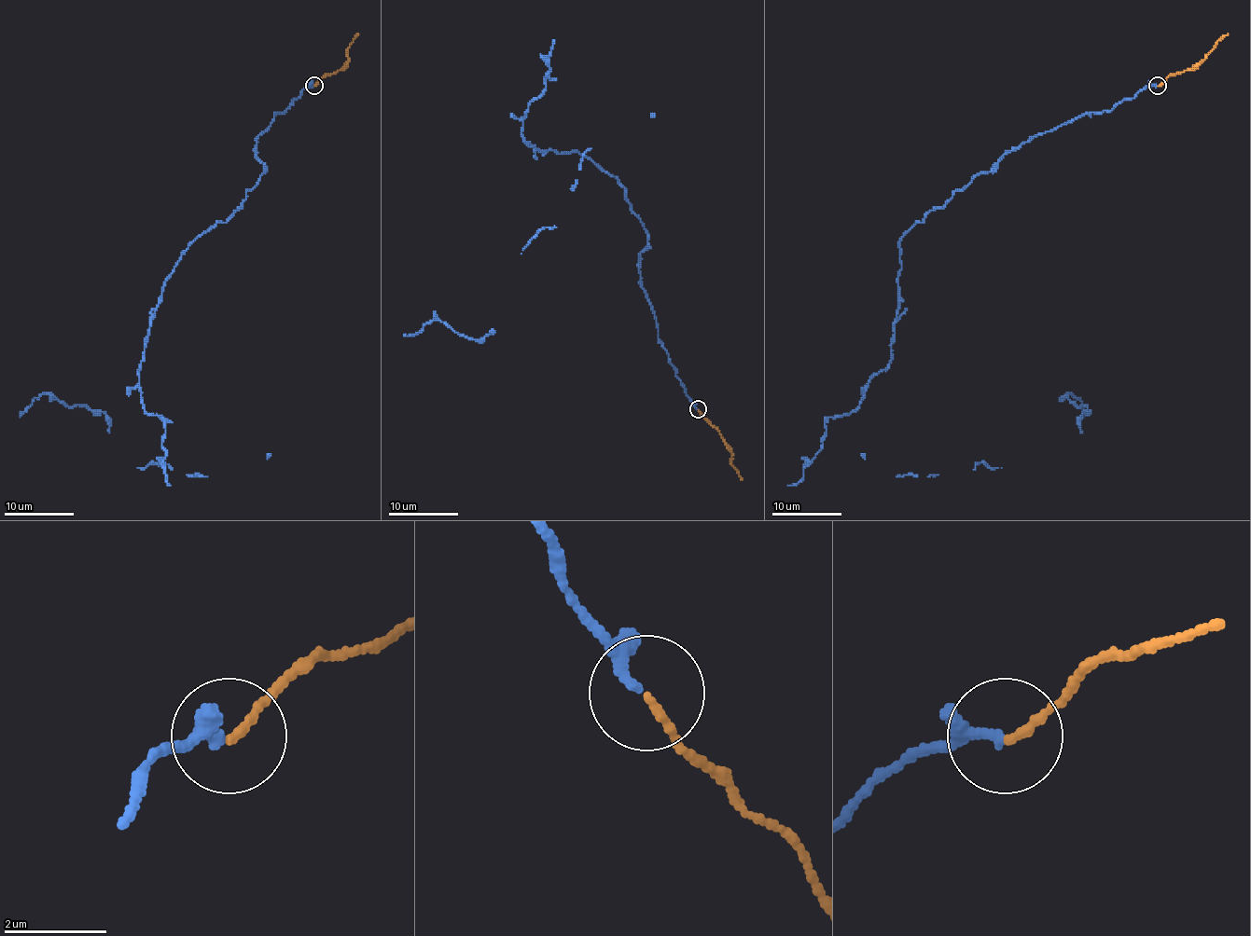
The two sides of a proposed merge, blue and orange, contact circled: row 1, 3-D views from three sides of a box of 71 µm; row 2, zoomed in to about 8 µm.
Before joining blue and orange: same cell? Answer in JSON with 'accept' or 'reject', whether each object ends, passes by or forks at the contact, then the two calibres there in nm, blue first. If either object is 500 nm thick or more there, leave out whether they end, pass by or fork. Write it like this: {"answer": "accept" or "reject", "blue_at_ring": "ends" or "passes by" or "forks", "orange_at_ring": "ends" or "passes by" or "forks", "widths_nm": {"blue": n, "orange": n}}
{"answer": "accept", "blue_at_ring": "passes by", "orange_at_ring": "ends", "widths_nm": {"blue": 160, "orange": 150}}

